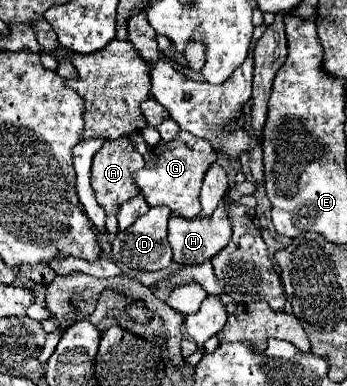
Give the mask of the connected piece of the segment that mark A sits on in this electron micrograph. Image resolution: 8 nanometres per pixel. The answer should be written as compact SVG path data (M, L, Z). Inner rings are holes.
M128 137L116 139L116 141L106 141L102 149L94 155L92 163L92 189L96 193L96 201L106 209L106 229L110 233L118 231L116 215L118 207L128 201L134 195L140 195L138 185L134 185L134 173L144 167L144 157L134 149L132 141Z

